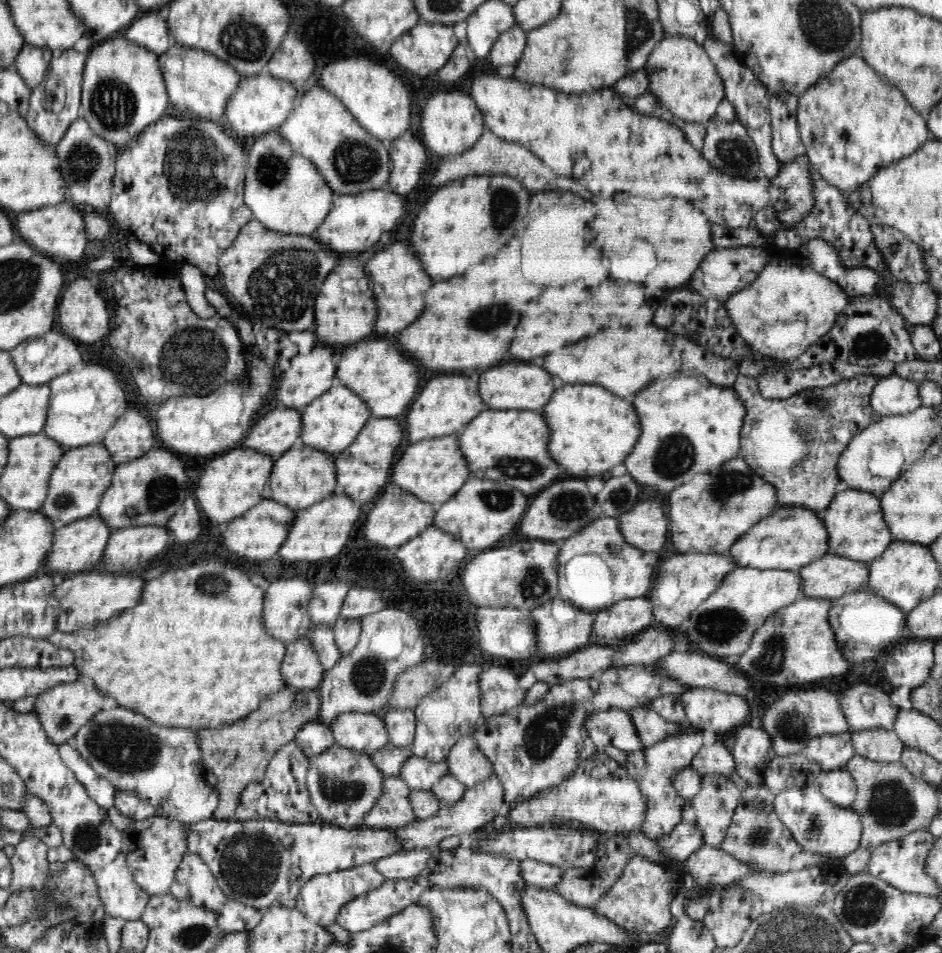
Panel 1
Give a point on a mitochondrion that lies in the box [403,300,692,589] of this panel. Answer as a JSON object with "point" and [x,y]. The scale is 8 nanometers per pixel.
{"point":[570,506]}

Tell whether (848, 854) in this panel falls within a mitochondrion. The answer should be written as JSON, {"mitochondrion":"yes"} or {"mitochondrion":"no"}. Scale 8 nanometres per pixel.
{"mitochondrion":"no"}

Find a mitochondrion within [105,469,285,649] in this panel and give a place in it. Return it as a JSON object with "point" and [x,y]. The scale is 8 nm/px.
{"point":[163,491]}

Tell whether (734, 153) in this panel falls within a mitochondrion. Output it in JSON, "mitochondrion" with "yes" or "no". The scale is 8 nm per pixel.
{"mitochondrion":"yes"}

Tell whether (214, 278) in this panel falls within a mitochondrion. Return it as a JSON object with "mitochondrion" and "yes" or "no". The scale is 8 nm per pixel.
{"mitochondrion":"no"}

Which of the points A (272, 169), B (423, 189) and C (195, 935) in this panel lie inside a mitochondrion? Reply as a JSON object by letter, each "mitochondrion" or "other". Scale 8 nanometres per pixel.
{"A":"mitochondrion","B":"other","C":"mitochondrion"}

